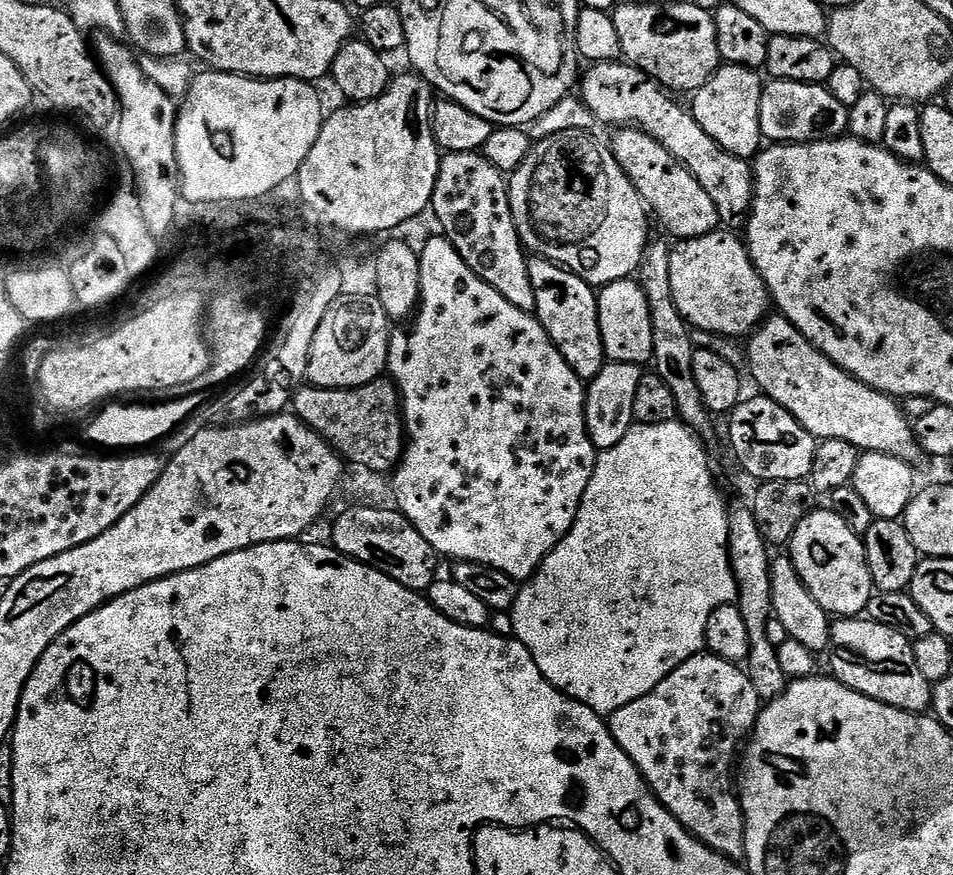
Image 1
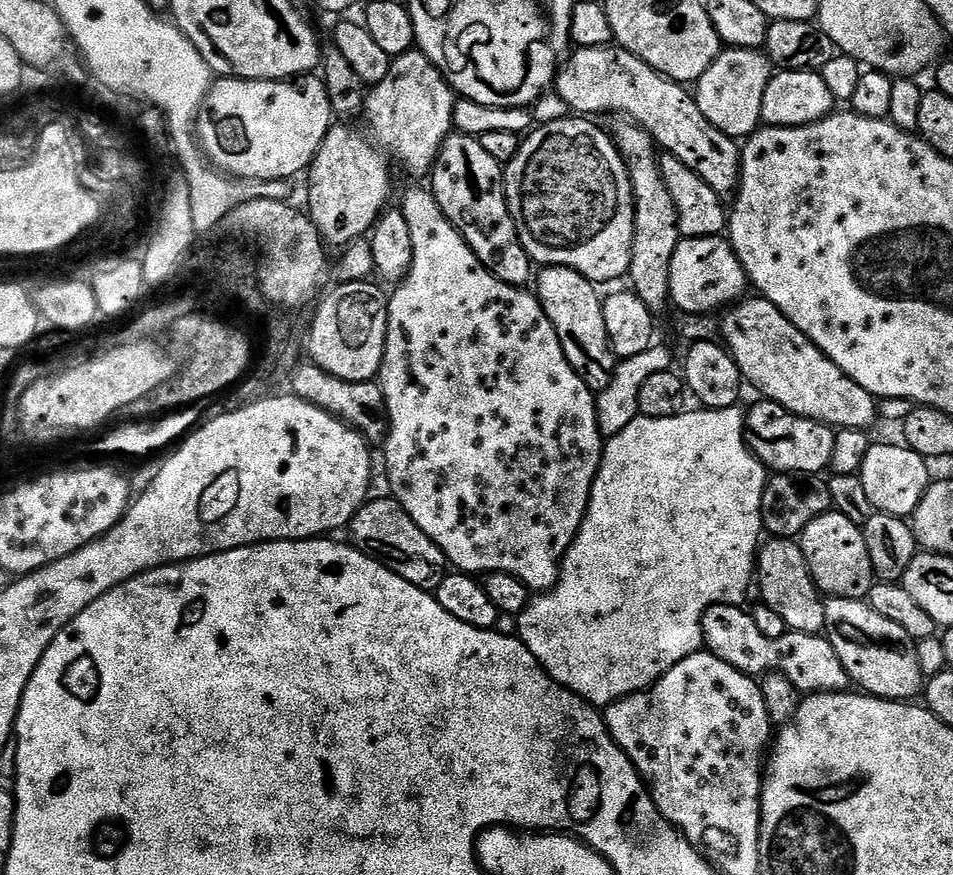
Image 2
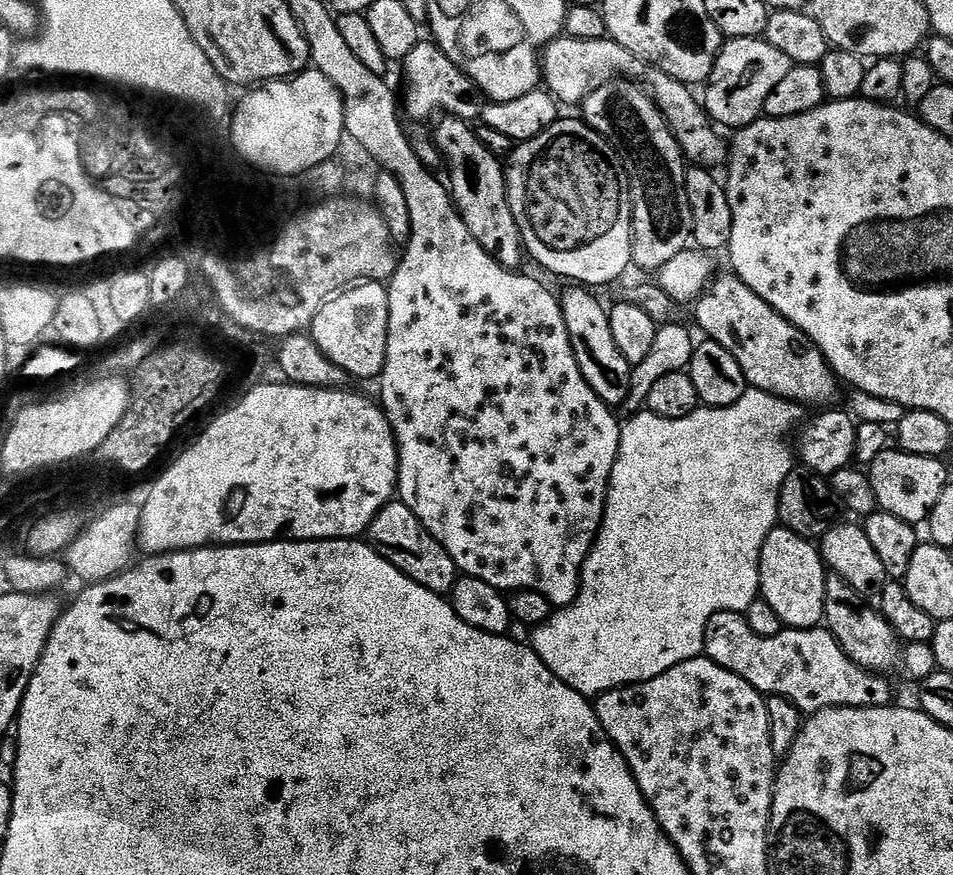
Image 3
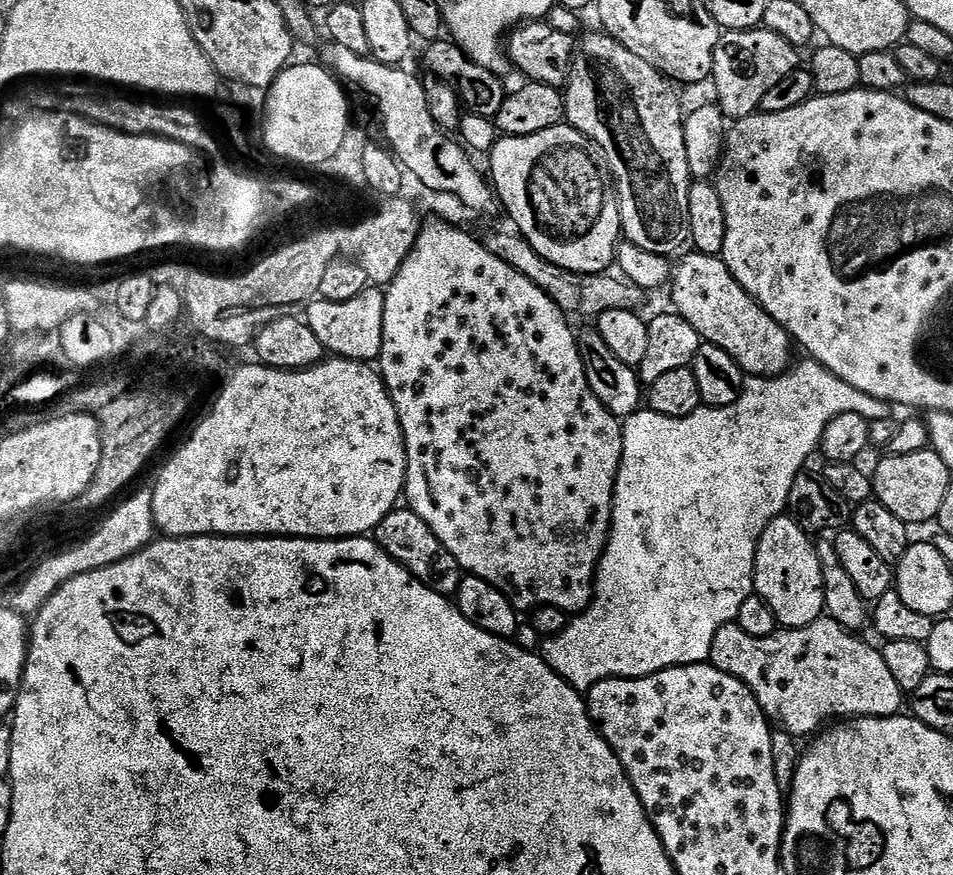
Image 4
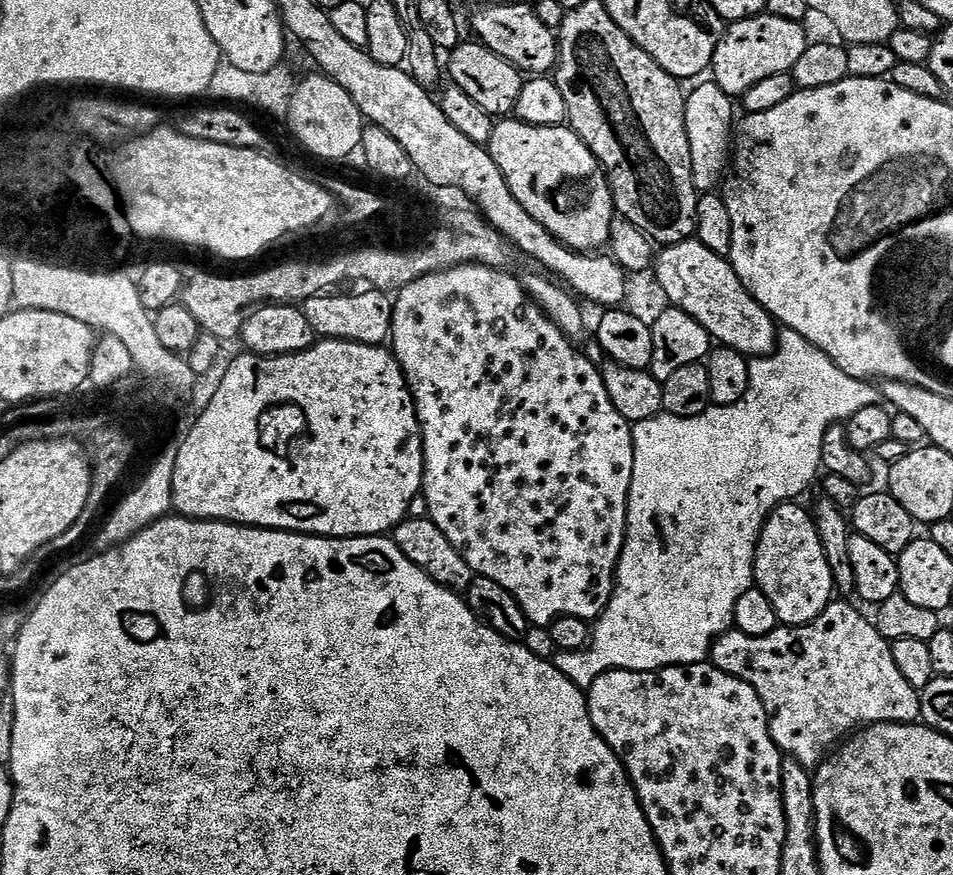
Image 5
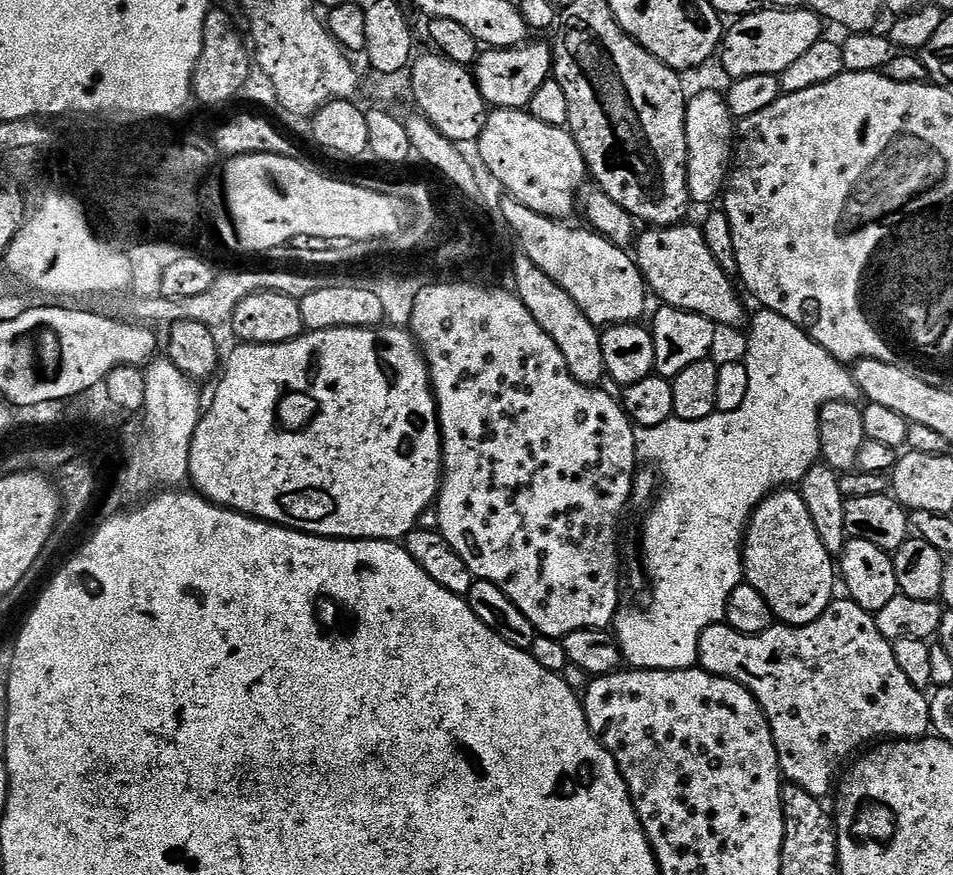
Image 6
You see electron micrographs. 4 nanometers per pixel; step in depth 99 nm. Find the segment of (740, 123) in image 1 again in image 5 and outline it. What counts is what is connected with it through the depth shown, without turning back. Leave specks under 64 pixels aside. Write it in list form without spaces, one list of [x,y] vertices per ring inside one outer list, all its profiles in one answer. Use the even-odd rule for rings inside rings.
[[[767,14],[729,23],[724,29],[724,36],[718,42],[718,50],[714,50],[711,79],[731,98],[743,98],[750,86],[762,82],[762,78],[771,78],[773,74],[783,72],[791,73],[810,43],[804,27],[801,21]]]

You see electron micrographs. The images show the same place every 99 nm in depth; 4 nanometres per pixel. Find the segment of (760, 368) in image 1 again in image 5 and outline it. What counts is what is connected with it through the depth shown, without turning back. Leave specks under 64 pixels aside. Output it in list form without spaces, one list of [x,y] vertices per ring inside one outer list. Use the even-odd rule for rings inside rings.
[[[695,238],[659,249],[654,260],[654,273],[666,290],[673,308],[681,308],[706,329],[717,345],[732,348],[749,358],[770,356],[776,348],[777,321],[750,295],[736,277],[731,263],[714,254]]]

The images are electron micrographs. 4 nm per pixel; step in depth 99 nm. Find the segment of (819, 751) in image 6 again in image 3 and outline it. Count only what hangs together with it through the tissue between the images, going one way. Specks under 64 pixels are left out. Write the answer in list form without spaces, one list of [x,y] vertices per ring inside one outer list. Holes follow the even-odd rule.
[[[719,612],[710,618],[706,626],[703,655],[718,666],[738,674],[738,678],[750,682],[750,686],[754,686],[765,697],[781,696],[788,700],[801,714],[820,712],[824,708],[886,708],[893,703],[892,688],[884,681],[885,677],[867,672],[853,662],[824,626],[785,627],[773,637],[760,637],[750,628],[741,613]]]

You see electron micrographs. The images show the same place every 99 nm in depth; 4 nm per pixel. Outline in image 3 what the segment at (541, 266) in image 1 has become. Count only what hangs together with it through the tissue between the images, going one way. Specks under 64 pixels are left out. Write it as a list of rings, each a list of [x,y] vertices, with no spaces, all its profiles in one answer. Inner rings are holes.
[[[582,286],[569,287],[569,292],[559,297],[560,313],[566,324],[566,334],[574,352],[574,358],[582,370],[582,378],[594,390],[603,404],[617,406],[630,396],[633,365],[614,346],[614,334],[610,334],[609,309],[595,300],[593,293]]]

